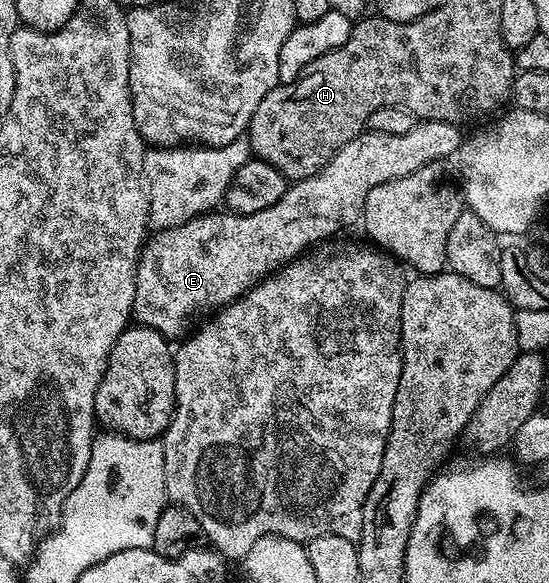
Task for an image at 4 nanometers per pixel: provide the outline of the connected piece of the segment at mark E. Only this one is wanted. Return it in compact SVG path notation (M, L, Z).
M419 120L413 126L413 130L408 130L406 134L377 134L370 130L360 132L357 138L353 138L345 146L341 146L341 150L337 150L337 154L333 154L333 158L328 162L316 176L310 176L304 180L296 180L288 187L285 194L281 194L281 198L277 202L273 202L273 206L269 206L265 210L257 210L257 214L239 215L238 212L230 210L212 210L203 213L193 219L185 222L183 225L173 226L163 231L156 231L153 238L148 239L144 243L143 250L139 254L139 269L135 272L135 310L133 320L135 324L144 324L146 328L152 328L168 338L174 336L182 337L188 331L190 326L190 316L195 316L198 312L203 312L206 308L212 310L222 309L224 306L231 304L234 300L246 294L250 288L255 287L268 276L280 271L284 266L291 264L300 259L304 255L306 248L311 248L314 244L319 244L322 240L327 240L330 236L338 234L342 228L347 228L350 224L358 225L360 223L363 207L365 206L365 198L369 198L369 190L373 190L377 186L381 186L385 182L393 182L397 178L405 178L405 174L413 174L413 170L421 170L421 166L432 164L438 160L444 162L450 161L460 151L461 145L465 139L460 125L450 124L449 122L437 122L436 120Z

